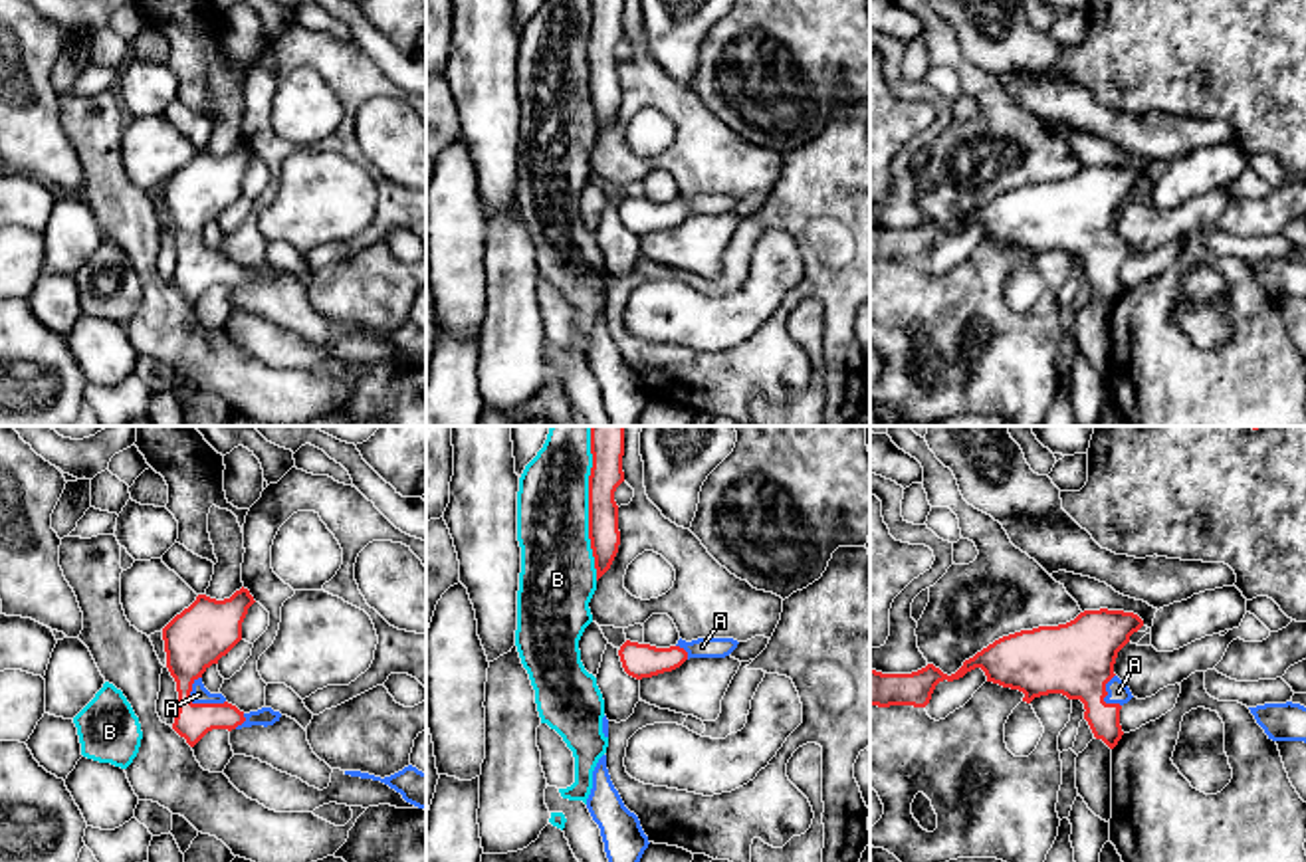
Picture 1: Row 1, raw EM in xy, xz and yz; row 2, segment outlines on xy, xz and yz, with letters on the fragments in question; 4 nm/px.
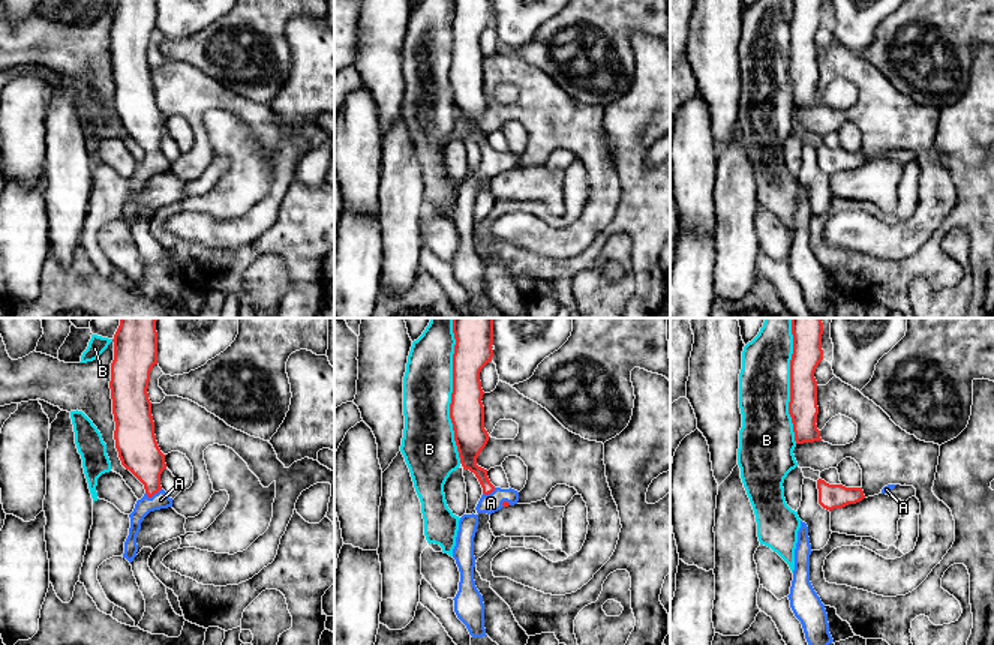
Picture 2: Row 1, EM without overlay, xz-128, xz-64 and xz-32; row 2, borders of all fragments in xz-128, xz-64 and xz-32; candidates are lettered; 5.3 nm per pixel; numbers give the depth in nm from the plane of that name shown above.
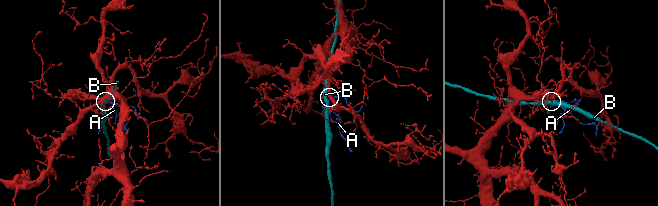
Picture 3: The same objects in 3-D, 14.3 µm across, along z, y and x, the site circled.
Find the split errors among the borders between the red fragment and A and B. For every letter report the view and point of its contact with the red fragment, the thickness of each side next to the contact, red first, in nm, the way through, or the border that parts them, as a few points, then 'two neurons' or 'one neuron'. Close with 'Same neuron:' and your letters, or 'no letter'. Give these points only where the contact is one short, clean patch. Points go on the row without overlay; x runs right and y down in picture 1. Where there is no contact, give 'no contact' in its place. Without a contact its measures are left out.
A: xy (199, 260) | 240/70 nm | across xy (193, 199), (199, 260), (199, 250) | one neuron
B: xz (589, 68) | 130/300 nm | two neurons
Same neuron: A

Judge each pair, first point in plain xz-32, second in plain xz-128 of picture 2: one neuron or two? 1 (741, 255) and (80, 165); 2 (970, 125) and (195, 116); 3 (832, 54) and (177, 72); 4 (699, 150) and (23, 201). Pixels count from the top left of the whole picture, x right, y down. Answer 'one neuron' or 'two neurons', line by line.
1: one neuron
2: two neurons
3: one neuron
4: two neurons

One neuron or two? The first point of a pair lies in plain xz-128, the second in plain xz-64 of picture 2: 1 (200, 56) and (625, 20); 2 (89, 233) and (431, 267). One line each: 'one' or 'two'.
1: one
2: one

